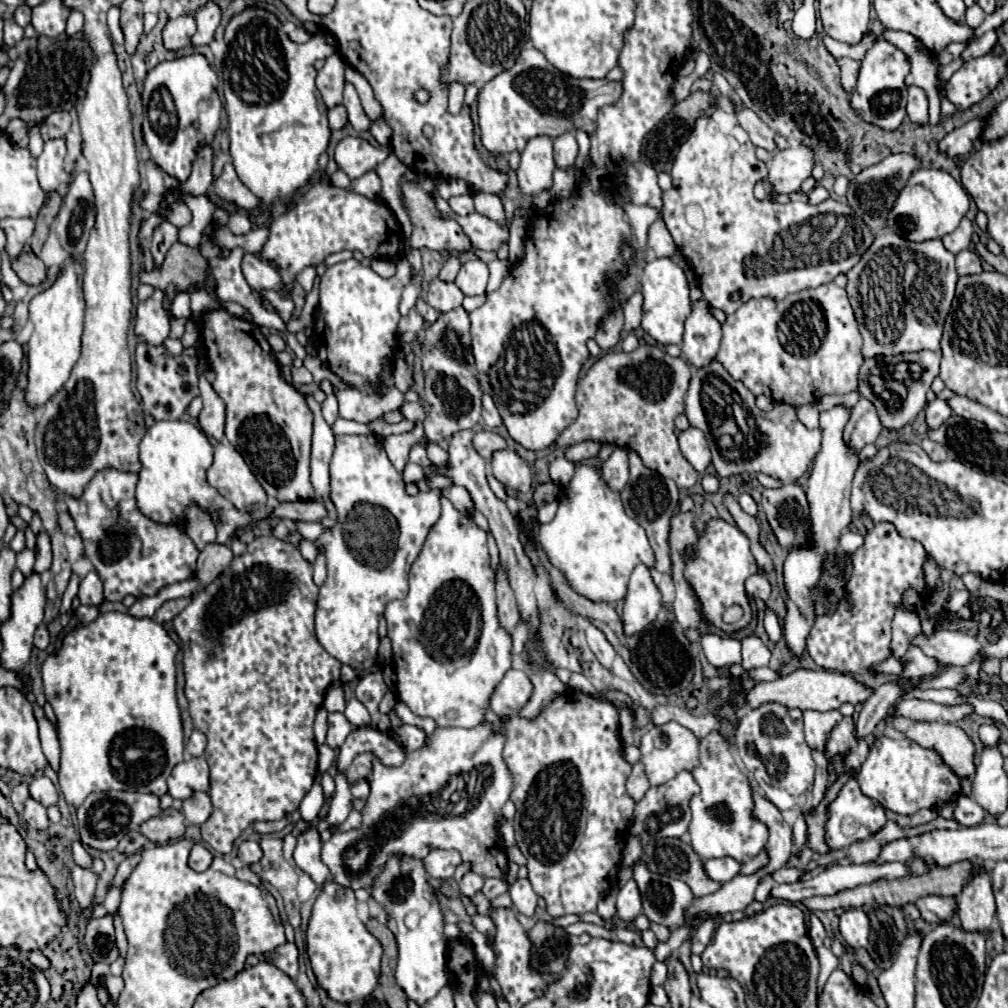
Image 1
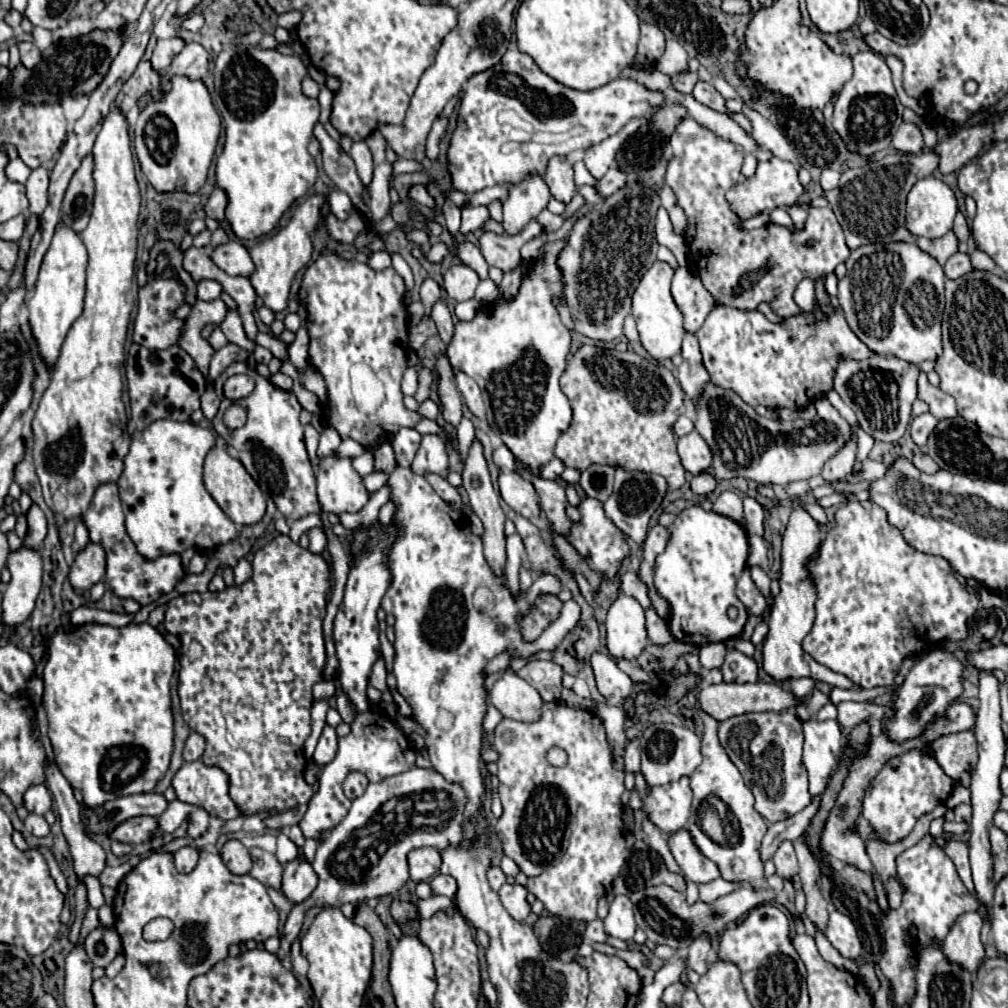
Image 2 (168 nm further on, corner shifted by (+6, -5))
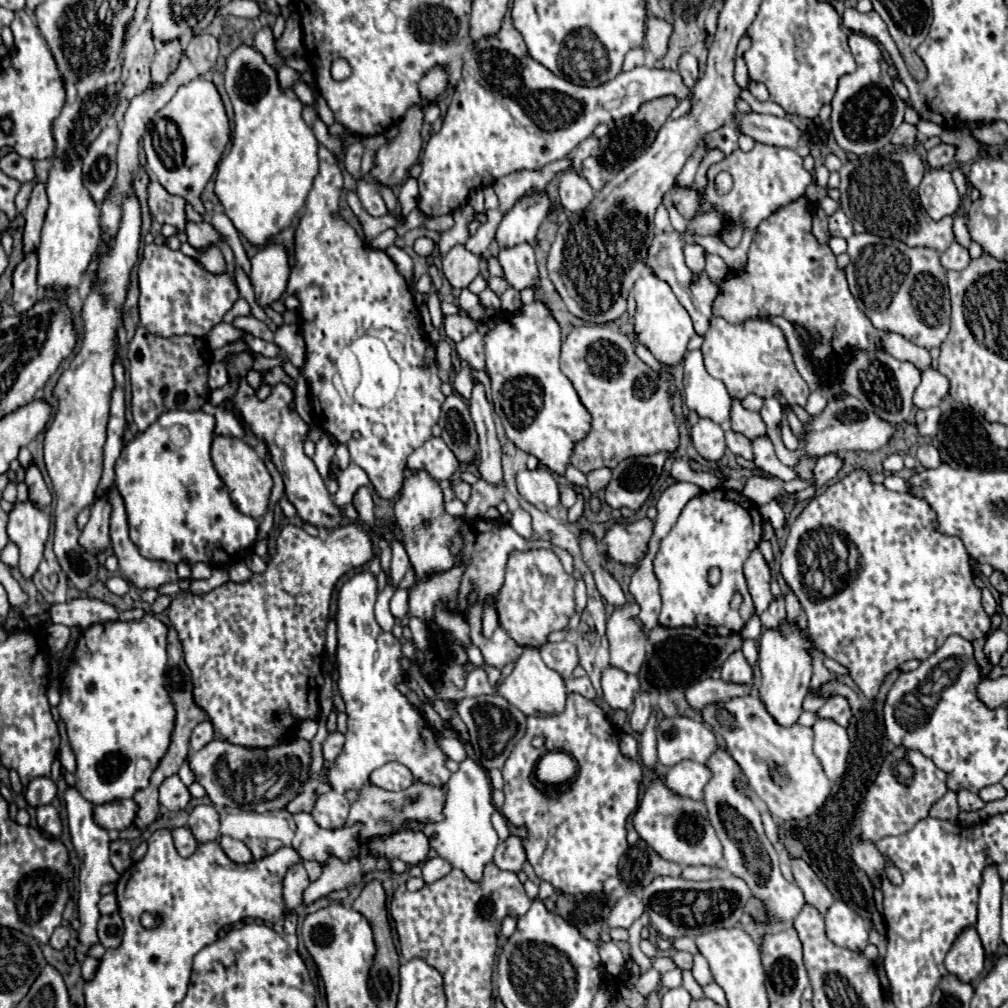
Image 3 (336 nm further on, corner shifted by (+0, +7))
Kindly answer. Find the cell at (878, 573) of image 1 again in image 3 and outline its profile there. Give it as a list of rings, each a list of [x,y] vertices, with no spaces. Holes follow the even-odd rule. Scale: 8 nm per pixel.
[[[862,468],[852,470],[810,500],[790,528],[780,566],[786,584],[798,596],[800,606],[808,616],[808,636],[814,642],[814,648],[848,668],[850,678],[870,702],[876,698],[886,674],[906,660],[924,660],[932,656],[932,652],[936,652],[952,634],[976,640],[990,630],[990,616],[984,612],[982,594],[972,582],[970,556],[962,540],[958,536],[944,536],[936,528],[936,512],[932,512],[932,506],[926,500],[886,490],[884,484],[874,484],[870,474]],[[836,538],[844,542],[850,554],[856,552],[856,568],[852,580],[848,580],[842,590],[824,598],[824,576],[820,574],[824,562],[838,558],[834,552]]]

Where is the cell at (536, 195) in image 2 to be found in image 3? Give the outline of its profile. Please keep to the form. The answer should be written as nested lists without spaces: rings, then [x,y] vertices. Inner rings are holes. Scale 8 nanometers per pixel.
[[[546,194],[522,198],[506,212],[496,230],[496,242],[500,248],[512,248],[522,242],[532,242],[540,224],[550,212],[550,200]]]

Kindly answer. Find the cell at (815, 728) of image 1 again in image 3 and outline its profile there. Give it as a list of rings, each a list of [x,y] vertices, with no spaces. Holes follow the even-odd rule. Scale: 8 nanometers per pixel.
[[[818,720],[814,724],[814,754],[822,762],[826,776],[836,782],[844,770],[850,752],[850,740],[842,726],[832,720]]]

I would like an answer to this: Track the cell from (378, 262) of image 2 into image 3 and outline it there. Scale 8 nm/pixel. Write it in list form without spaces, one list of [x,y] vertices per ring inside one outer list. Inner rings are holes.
[[[390,246],[386,248],[386,254],[392,258],[392,262],[396,264],[396,268],[400,268],[400,274],[410,280],[412,278],[412,270],[414,270],[414,264],[412,264],[412,258],[398,246]]]

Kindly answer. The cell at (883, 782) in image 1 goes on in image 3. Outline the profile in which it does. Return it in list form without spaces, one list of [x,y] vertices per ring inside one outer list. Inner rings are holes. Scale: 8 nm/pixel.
[[[894,748],[876,780],[868,788],[868,794],[864,798],[864,814],[860,818],[860,838],[868,842],[878,842],[886,836],[904,834],[914,828],[914,824],[928,816],[928,810],[936,800],[940,800],[946,794],[946,774],[936,768],[932,760],[928,760],[924,754],[916,750],[906,748]]]

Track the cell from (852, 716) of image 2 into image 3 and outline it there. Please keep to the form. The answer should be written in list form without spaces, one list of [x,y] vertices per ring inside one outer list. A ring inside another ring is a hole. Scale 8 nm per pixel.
[[[832,696],[826,700],[826,704],[816,712],[816,718],[824,718],[824,720],[836,720],[836,724],[840,726],[848,726],[852,714],[848,708],[848,702],[840,696]]]

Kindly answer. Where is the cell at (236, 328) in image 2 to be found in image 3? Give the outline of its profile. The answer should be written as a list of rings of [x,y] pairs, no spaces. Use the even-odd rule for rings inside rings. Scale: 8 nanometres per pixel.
[[[146,244],[138,264],[138,310],[140,324],[156,336],[190,334],[204,338],[222,322],[224,314],[238,300],[238,290],[228,272],[210,274],[200,260],[184,256],[180,250],[170,250],[166,244]]]

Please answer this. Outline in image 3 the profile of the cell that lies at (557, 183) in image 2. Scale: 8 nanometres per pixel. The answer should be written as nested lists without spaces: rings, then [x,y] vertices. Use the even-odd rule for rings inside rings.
[[[564,172],[560,176],[560,202],[564,212],[582,212],[594,200],[594,190],[578,174]]]

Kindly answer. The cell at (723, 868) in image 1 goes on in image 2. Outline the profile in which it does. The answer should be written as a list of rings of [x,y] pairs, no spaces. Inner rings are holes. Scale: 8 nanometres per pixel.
[[[686,828],[670,836],[670,850],[672,850],[674,860],[682,868],[682,874],[690,882],[702,884],[702,882],[712,882],[712,880],[720,878],[718,866],[712,860],[706,860],[706,856],[698,854],[698,850],[690,838],[690,832]]]

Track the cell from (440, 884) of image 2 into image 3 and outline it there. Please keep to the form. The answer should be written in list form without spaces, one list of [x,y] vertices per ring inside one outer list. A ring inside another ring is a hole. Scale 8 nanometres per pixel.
[[[434,856],[434,858],[428,858],[428,860],[422,862],[422,878],[424,878],[426,884],[440,880],[450,870],[452,870],[452,866],[444,858],[440,858],[440,856]]]

